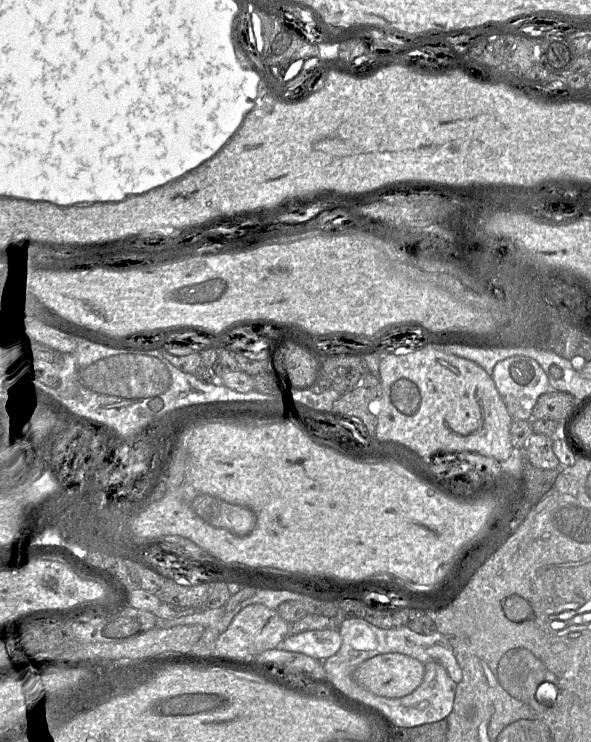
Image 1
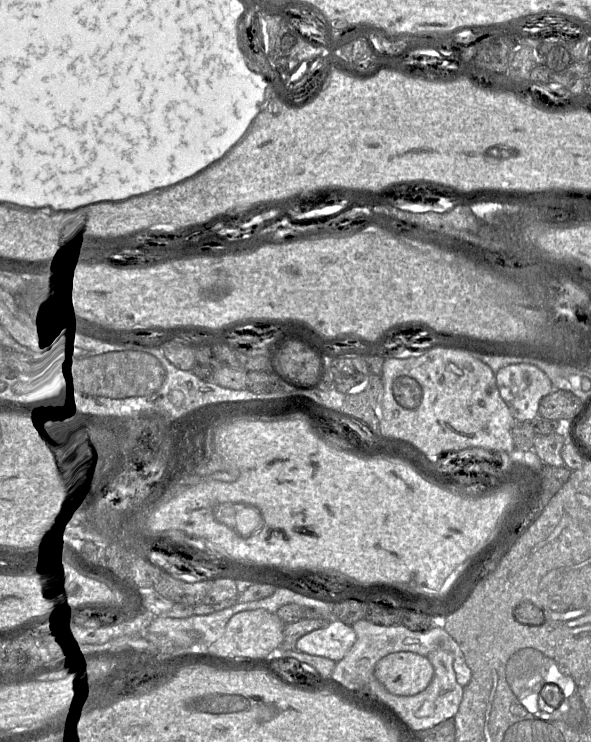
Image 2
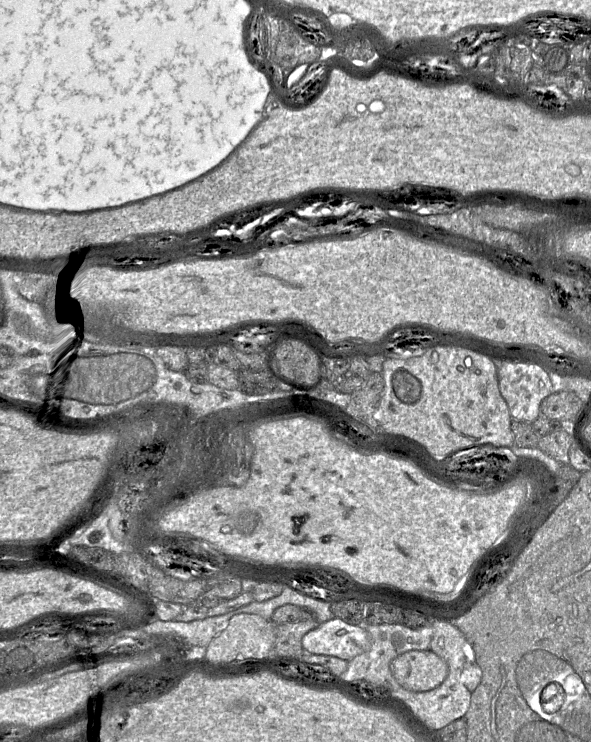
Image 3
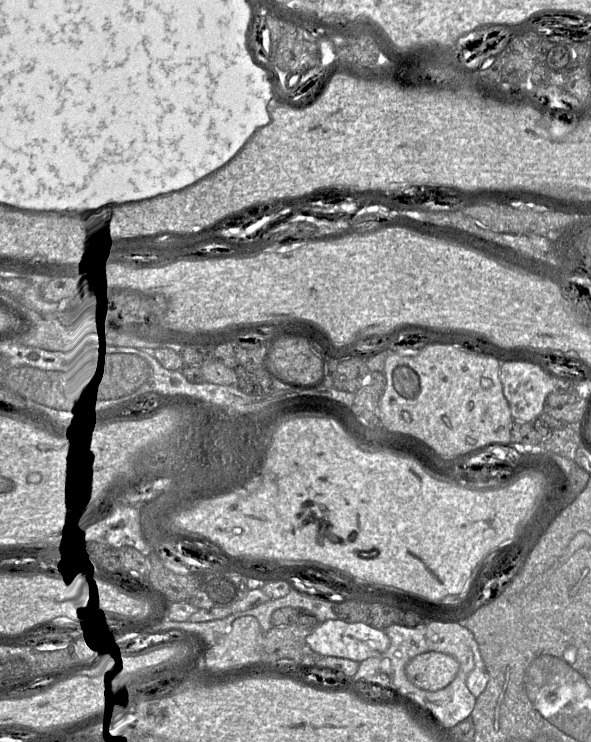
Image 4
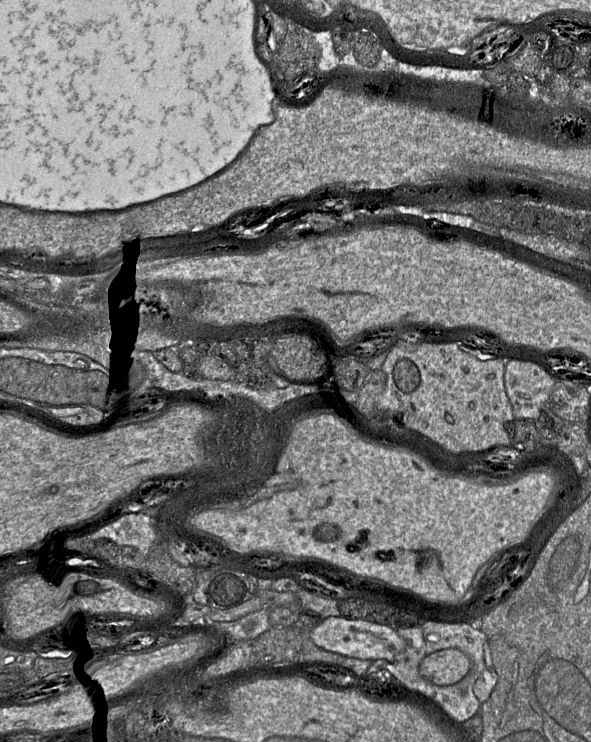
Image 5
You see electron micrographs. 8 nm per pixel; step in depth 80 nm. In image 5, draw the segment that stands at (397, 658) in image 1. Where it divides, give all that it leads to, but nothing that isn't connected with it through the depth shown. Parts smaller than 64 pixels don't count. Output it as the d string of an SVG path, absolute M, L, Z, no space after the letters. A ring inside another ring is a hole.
M457 648L435 651L422 660L422 677L438 686L453 685L462 680L471 669L469 657Z

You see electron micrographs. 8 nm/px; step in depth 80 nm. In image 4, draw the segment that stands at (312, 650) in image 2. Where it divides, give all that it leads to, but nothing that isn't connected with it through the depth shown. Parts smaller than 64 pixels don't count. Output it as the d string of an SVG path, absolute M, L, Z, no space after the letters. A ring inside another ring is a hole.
M327 620L306 637L306 644L317 654L362 662L387 651L390 639L380 629L364 622Z

